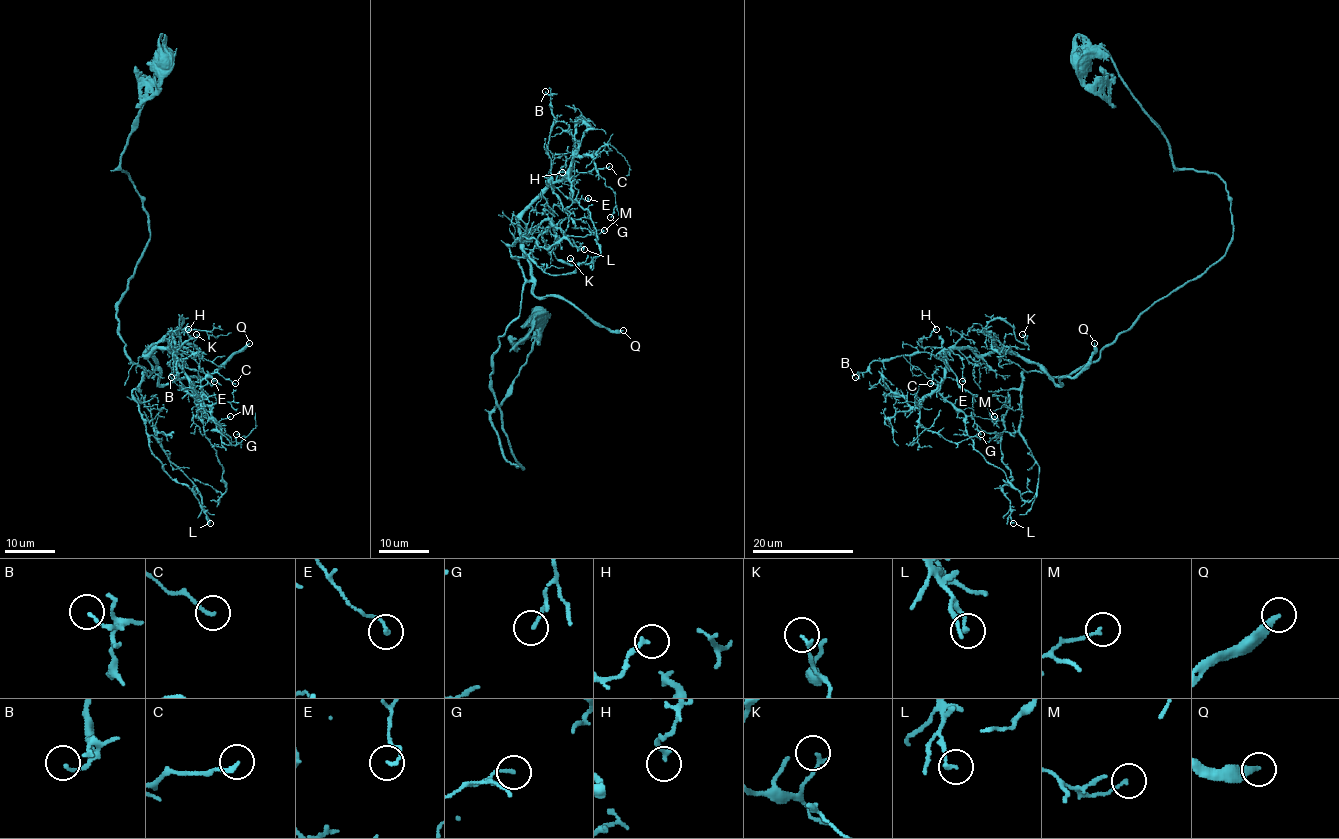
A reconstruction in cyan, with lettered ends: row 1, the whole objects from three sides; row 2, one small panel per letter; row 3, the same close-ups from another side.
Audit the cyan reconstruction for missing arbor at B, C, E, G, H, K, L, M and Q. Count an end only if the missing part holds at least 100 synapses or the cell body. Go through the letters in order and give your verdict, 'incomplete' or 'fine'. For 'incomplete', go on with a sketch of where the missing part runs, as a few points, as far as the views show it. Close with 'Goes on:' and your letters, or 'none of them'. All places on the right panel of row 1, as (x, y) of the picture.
B: fine
C: fine
E: fine
G: fine
H: fine
K: fine
L: fine
M: fine
Q: incomplete; missing branch runs (1094, 343), (1053, 381), (1010, 380), (975, 352), (898, 347), (873, 361), (874, 386), (859, 371), (877, 386)
Goes on: Q

